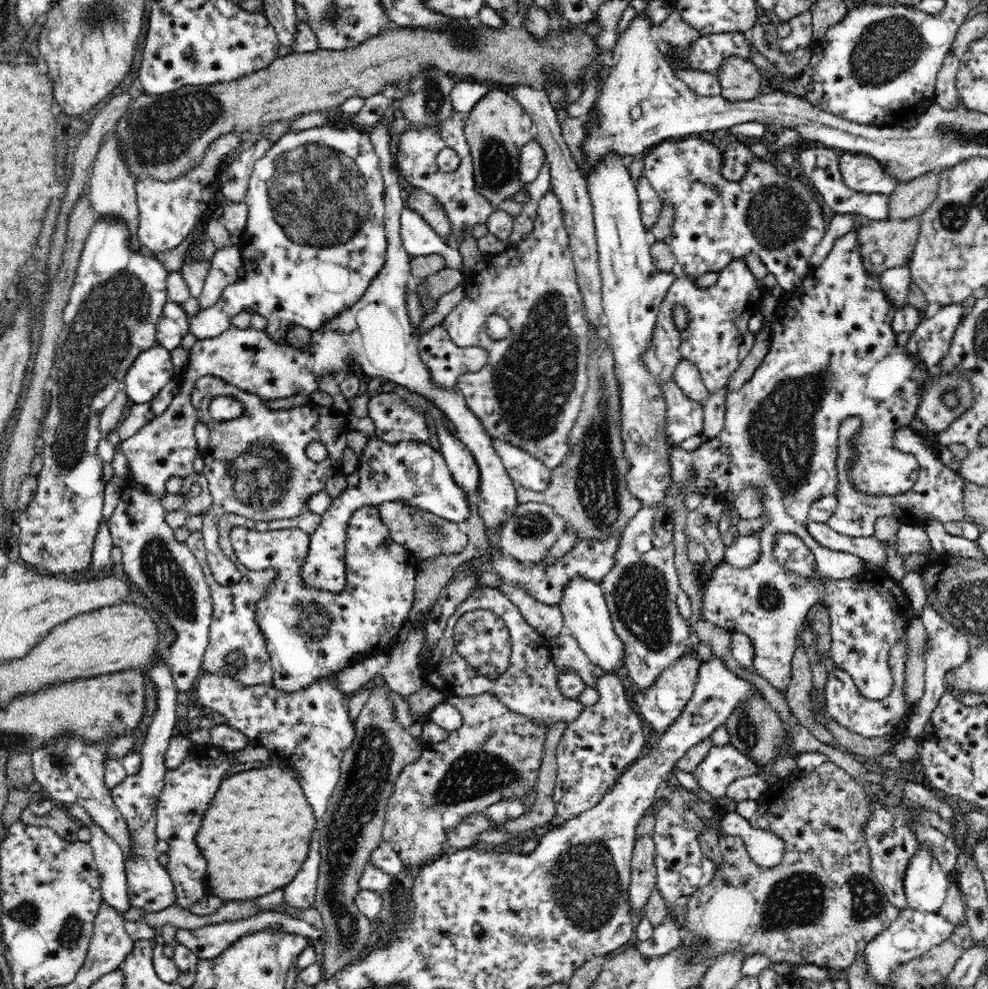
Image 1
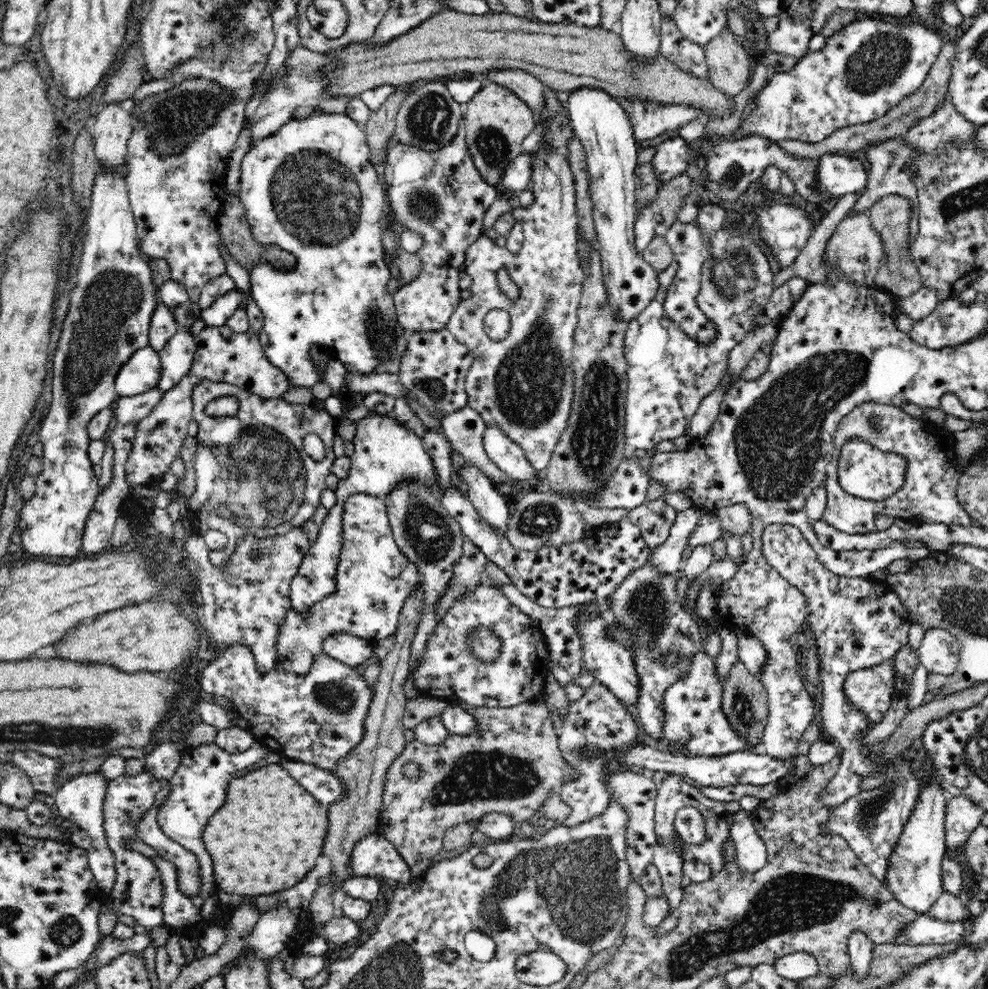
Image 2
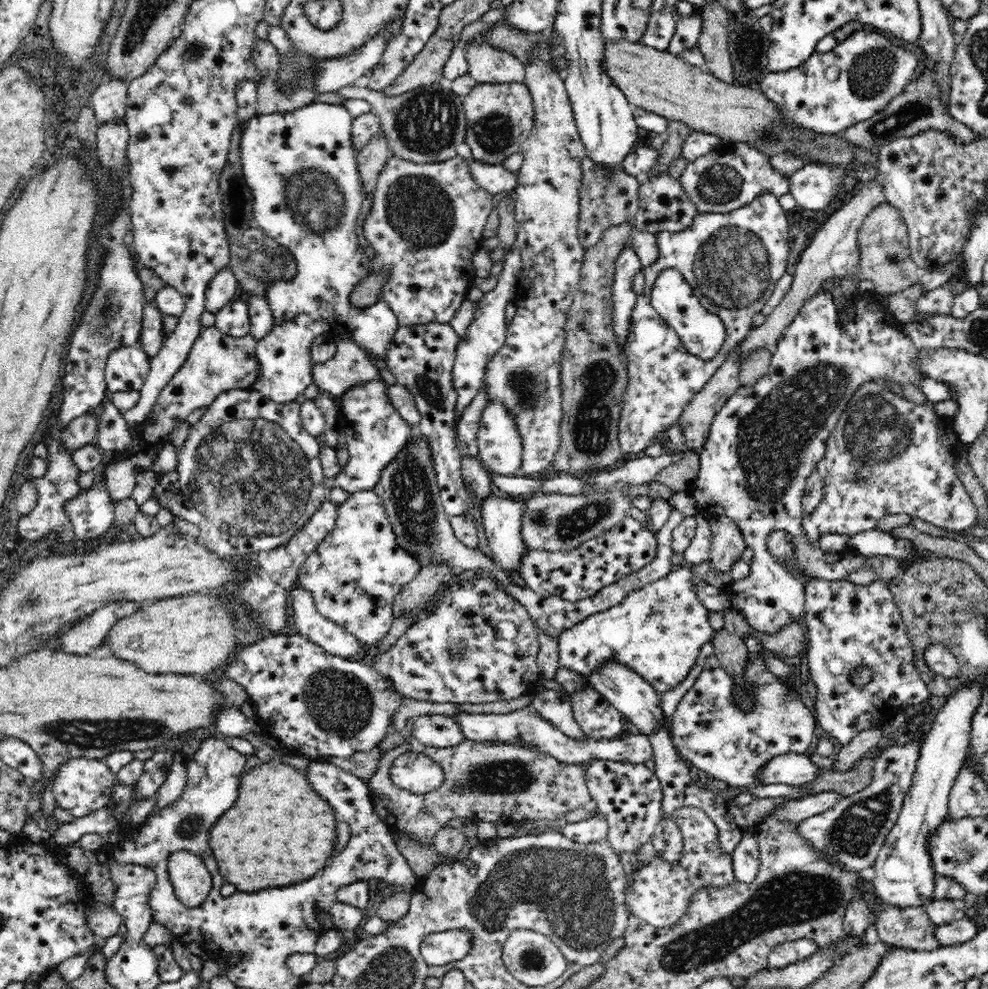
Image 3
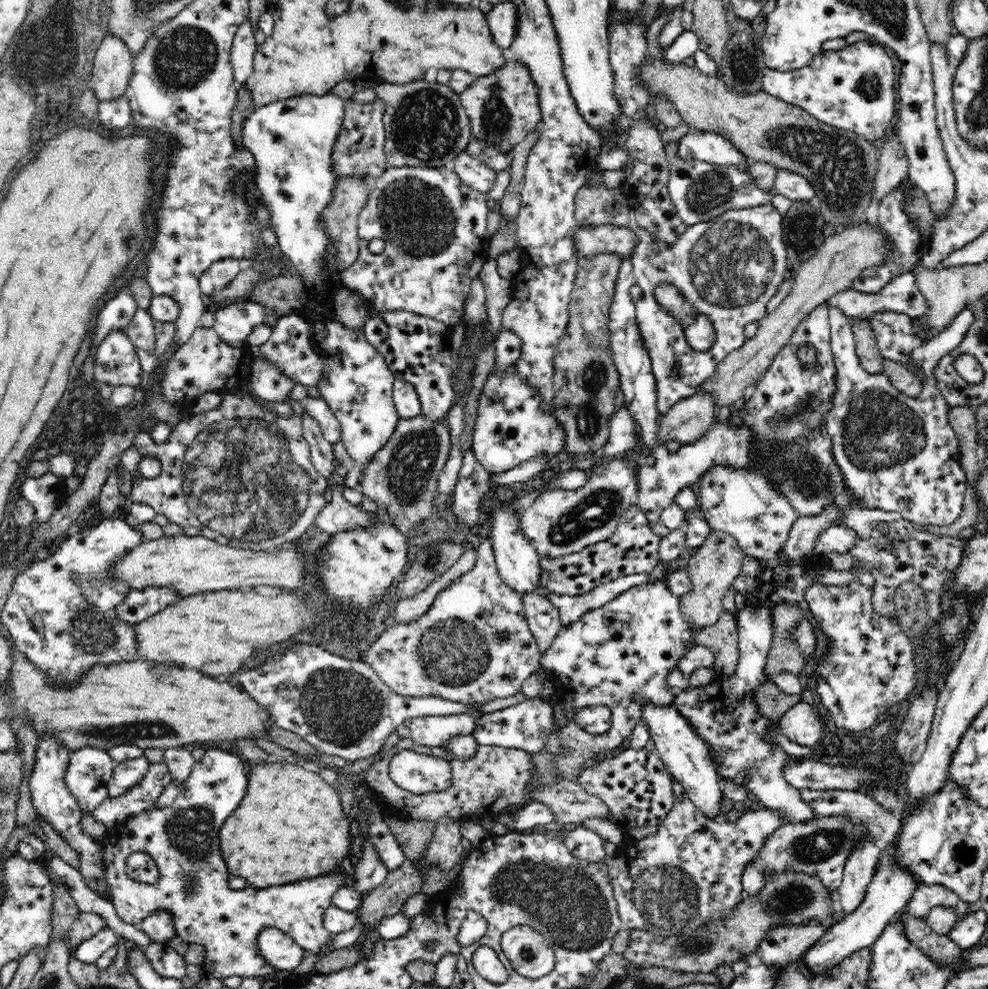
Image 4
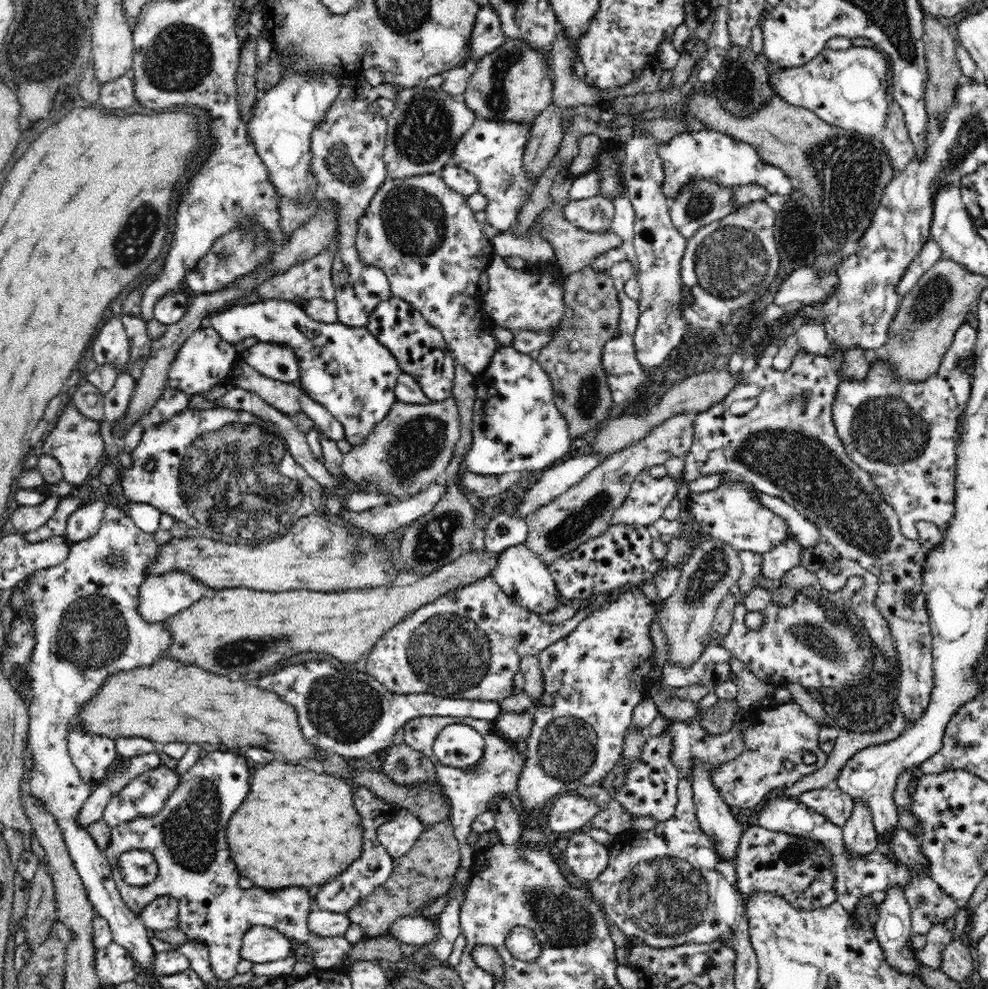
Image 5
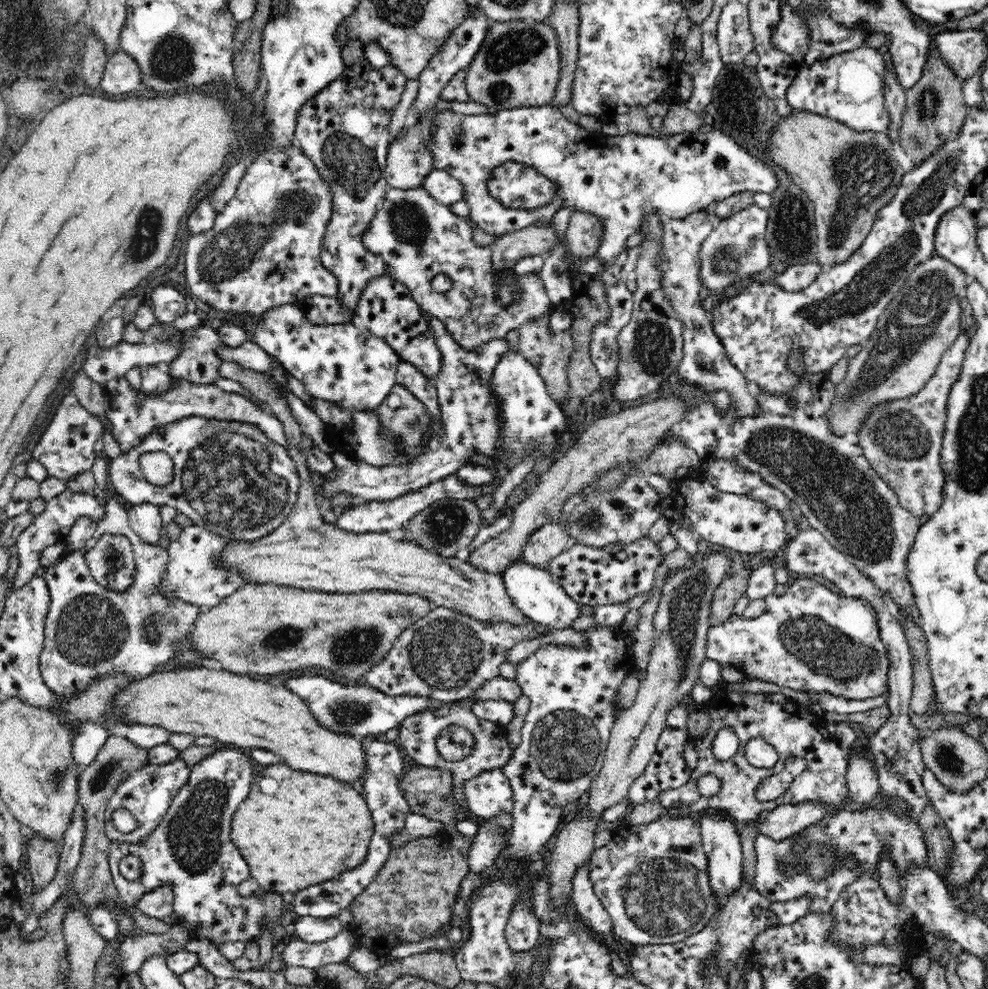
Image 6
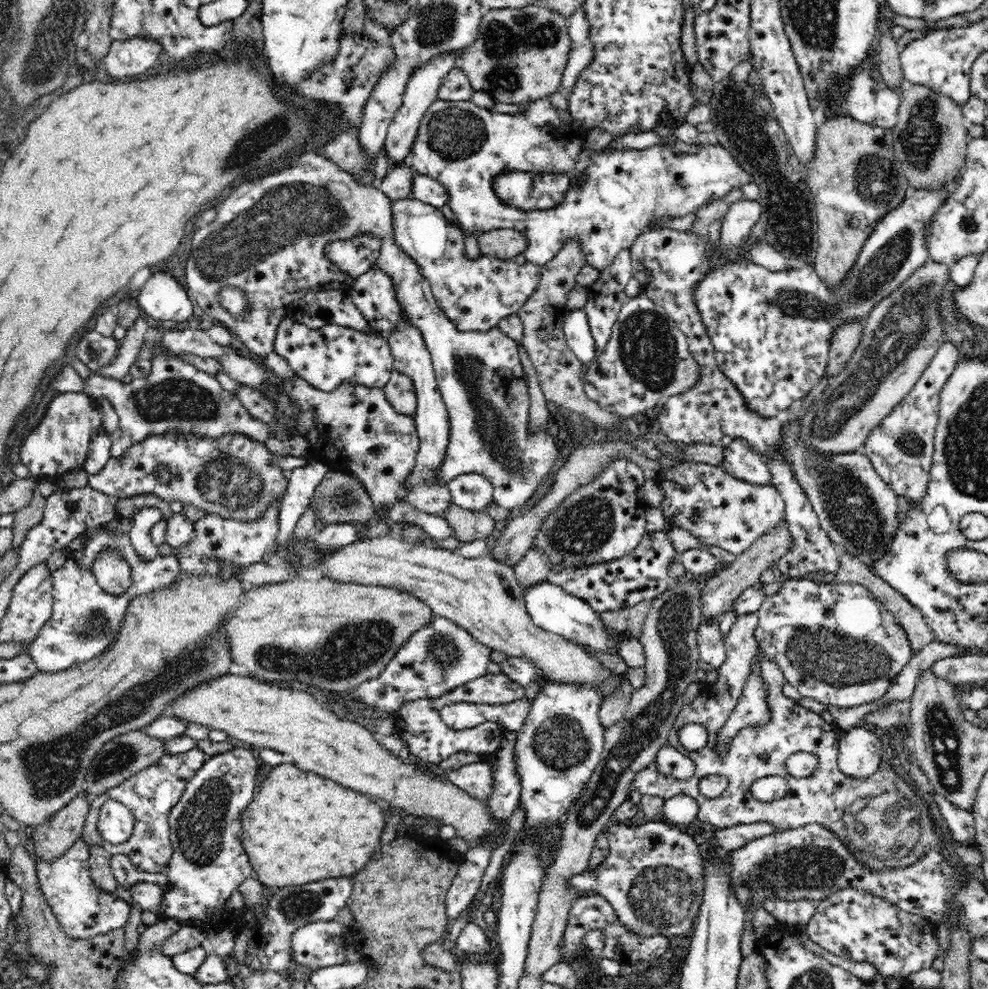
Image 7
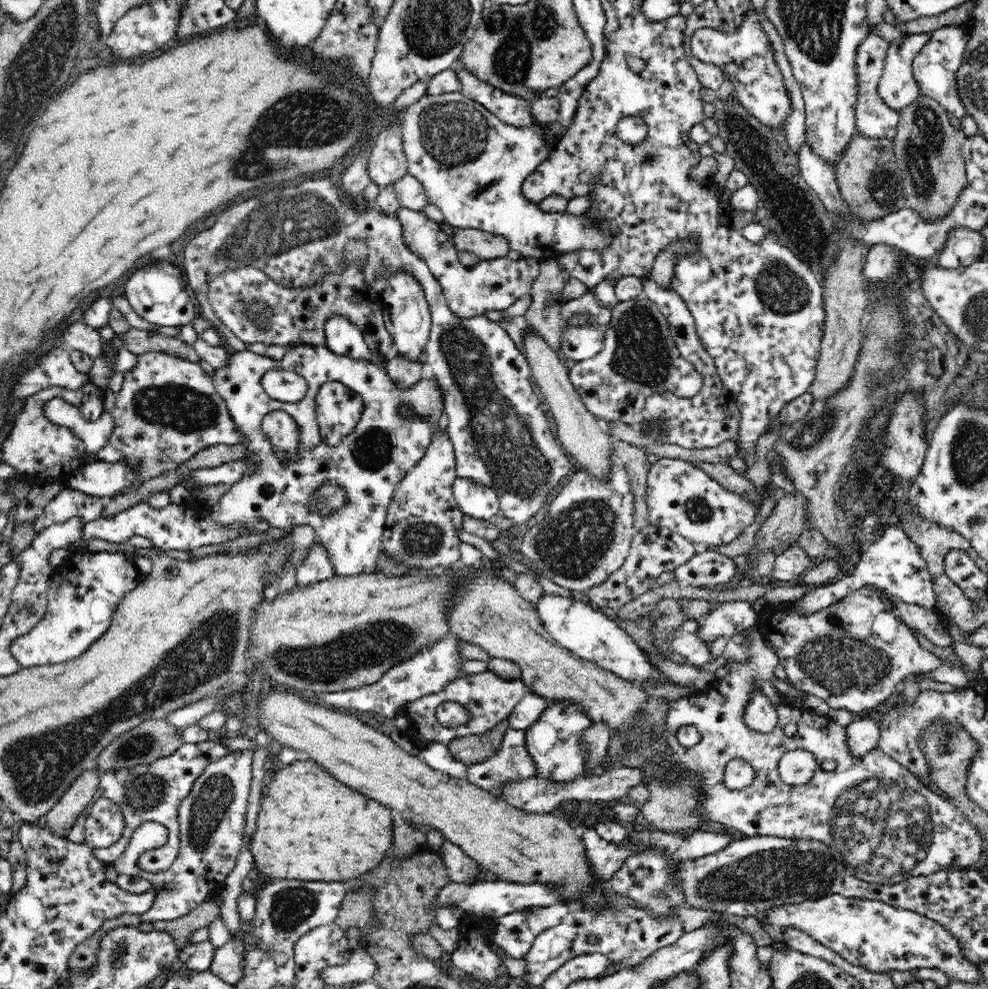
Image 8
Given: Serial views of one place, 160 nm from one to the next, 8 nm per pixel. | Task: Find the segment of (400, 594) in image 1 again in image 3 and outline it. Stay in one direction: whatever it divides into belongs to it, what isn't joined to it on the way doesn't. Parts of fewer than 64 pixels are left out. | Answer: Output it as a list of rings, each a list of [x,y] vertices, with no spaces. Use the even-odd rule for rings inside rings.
[[[360,491],[349,494],[346,502],[338,506],[334,530],[300,566],[297,583],[312,593],[316,610],[325,619],[346,629],[362,644],[374,644],[382,640],[392,626],[395,596],[403,584],[410,582],[420,572],[420,568],[417,558],[400,547],[381,498],[374,491]]]

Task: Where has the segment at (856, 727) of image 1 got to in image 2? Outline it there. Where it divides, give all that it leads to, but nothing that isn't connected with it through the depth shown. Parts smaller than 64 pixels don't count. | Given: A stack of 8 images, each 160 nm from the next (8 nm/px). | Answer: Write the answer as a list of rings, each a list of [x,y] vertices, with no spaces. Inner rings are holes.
[[[884,661],[878,666],[852,671],[844,679],[844,695],[867,714],[870,727],[880,724],[884,712],[890,708],[895,694],[894,672],[893,662]]]

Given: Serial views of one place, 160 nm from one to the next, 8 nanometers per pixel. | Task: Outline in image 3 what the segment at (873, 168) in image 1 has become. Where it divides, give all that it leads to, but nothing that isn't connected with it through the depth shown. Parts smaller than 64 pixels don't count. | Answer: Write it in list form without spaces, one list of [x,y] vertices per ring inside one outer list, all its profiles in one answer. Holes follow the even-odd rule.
[[[808,165],[789,177],[789,193],[798,206],[808,210],[826,209],[844,182],[844,170],[828,165]]]

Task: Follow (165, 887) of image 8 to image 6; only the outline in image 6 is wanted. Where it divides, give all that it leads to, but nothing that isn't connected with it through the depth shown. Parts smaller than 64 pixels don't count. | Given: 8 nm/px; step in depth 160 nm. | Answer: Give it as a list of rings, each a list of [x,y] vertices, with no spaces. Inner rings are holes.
[[[219,746],[218,750],[191,766],[186,784],[172,799],[166,814],[160,824],[151,832],[146,841],[133,845],[112,844],[108,857],[109,869],[120,900],[129,907],[137,907],[137,902],[156,888],[170,885],[173,891],[173,910],[178,918],[178,925],[194,935],[194,939],[207,938],[218,948],[224,942],[256,940],[262,934],[276,937],[274,928],[287,918],[287,904],[285,895],[267,892],[265,895],[250,895],[247,898],[238,894],[238,886],[243,880],[249,878],[248,864],[236,850],[231,839],[232,814],[238,810],[240,802],[246,800],[250,794],[250,784],[256,773],[252,769],[250,757],[231,747]],[[128,855],[138,857],[141,864],[140,878],[124,878],[119,871],[119,862]]]

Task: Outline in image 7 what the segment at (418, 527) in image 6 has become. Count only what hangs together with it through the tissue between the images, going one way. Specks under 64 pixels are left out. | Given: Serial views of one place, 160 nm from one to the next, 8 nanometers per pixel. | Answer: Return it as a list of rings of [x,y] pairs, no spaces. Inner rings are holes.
[[[454,502],[447,512],[440,513],[439,516],[449,522],[454,529],[455,538],[464,543],[486,539],[496,526],[494,518],[485,510],[480,512],[466,510]]]

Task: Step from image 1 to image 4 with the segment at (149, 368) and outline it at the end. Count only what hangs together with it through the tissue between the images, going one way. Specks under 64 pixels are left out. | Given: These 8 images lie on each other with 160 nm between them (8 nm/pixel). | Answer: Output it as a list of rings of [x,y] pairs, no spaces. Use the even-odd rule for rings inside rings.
[[[122,330],[110,332],[96,346],[94,380],[110,386],[138,386],[142,382],[142,365],[136,347]]]

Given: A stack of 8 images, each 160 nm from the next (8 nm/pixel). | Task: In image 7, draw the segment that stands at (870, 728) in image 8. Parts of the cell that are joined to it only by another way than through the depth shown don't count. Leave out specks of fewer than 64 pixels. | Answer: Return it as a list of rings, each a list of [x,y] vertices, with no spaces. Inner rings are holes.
[[[864,727],[843,732],[837,765],[852,778],[868,778],[881,764],[882,739]]]

